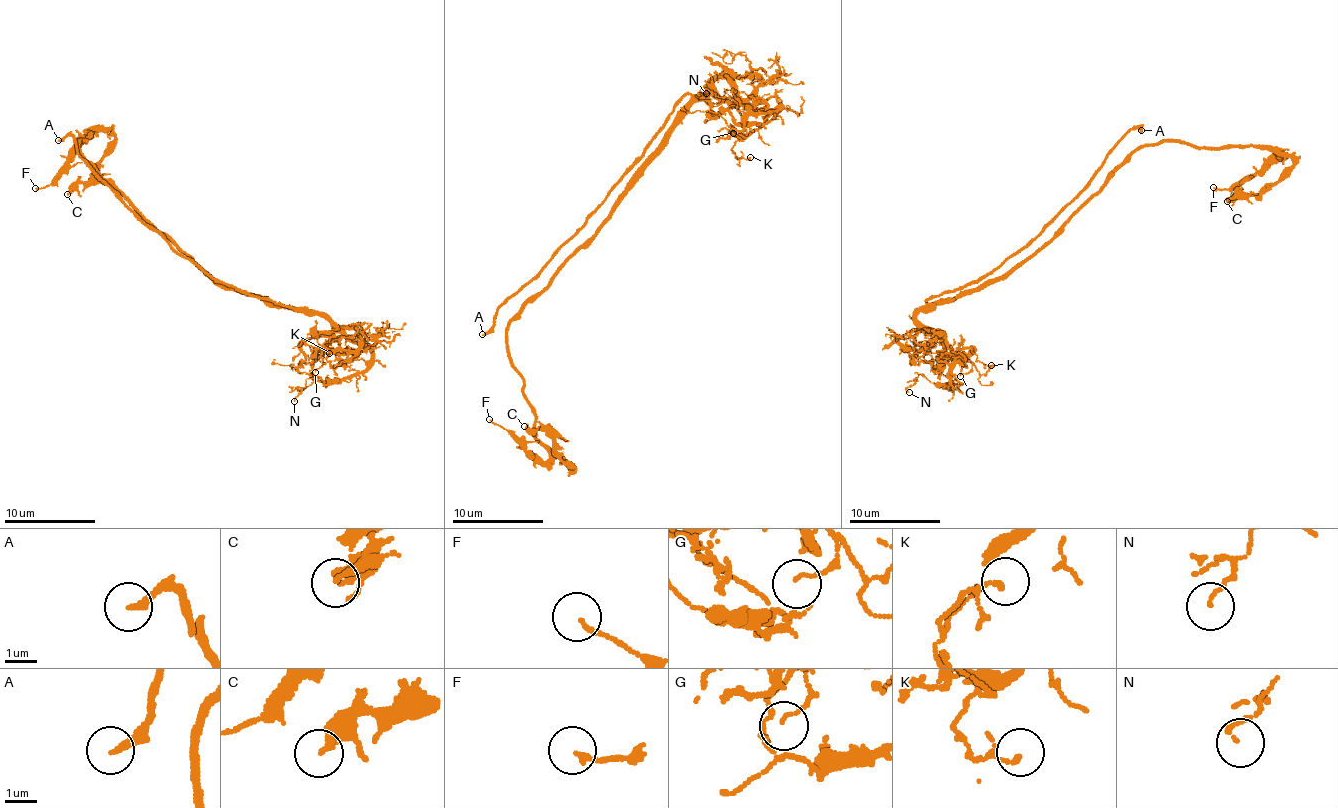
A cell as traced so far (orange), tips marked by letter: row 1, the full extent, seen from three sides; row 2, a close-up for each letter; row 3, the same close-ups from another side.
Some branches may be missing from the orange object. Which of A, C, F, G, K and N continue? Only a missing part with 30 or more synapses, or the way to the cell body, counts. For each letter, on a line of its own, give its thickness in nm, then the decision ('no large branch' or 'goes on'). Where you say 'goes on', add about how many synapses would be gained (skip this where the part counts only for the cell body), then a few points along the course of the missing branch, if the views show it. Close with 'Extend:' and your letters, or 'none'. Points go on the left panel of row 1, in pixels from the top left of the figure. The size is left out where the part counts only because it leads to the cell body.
A: calibre 220 nm; goes on; course (58, 140), (60, 91), (81, 74), (85, 42), (114, 6), (140, 45), (105, 70)
C: calibre 320 nm; no large branch
F: calibre 120 nm; no large branch
G: calibre 50 nm; no large branch
K: calibre 130 nm; no large branch
N: calibre 80 nm; no large branch
Extend: A

